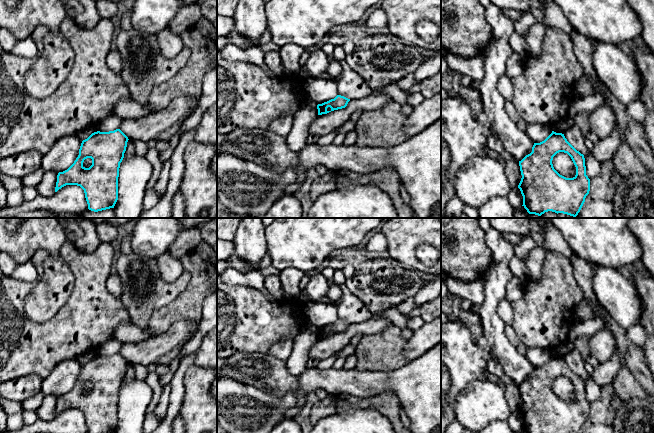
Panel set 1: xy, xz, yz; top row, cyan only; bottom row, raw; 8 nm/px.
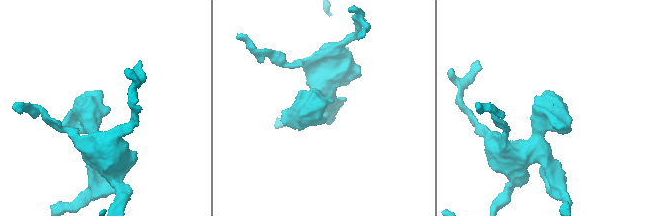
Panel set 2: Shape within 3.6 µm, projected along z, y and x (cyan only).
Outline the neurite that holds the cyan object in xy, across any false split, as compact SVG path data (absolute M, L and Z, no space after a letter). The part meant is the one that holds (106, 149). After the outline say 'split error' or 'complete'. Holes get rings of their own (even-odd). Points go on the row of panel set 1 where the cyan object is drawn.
M120 129L92 133L82 141L74 163L58 173L55 192L66 185L77 185L84 190L89 210L98 212L114 208L118 200L120 163L128 140ZM87 158L92 159L89 168L83 166Z; complete

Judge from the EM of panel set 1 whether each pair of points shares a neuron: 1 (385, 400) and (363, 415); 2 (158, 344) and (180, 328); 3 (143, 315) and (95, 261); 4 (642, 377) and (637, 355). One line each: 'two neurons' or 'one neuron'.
1: two neurons
2: one neuron
3: two neurons
4: one neuron

